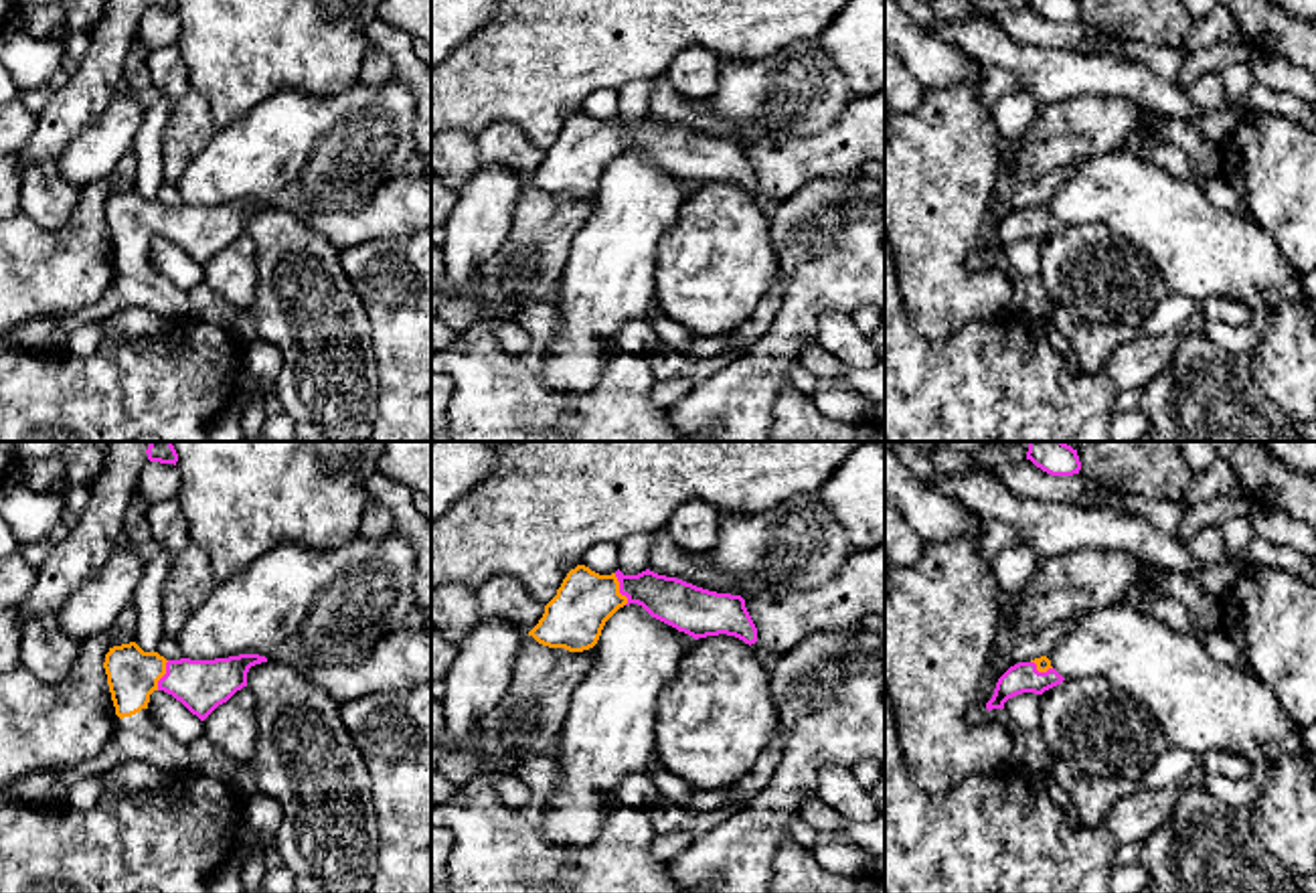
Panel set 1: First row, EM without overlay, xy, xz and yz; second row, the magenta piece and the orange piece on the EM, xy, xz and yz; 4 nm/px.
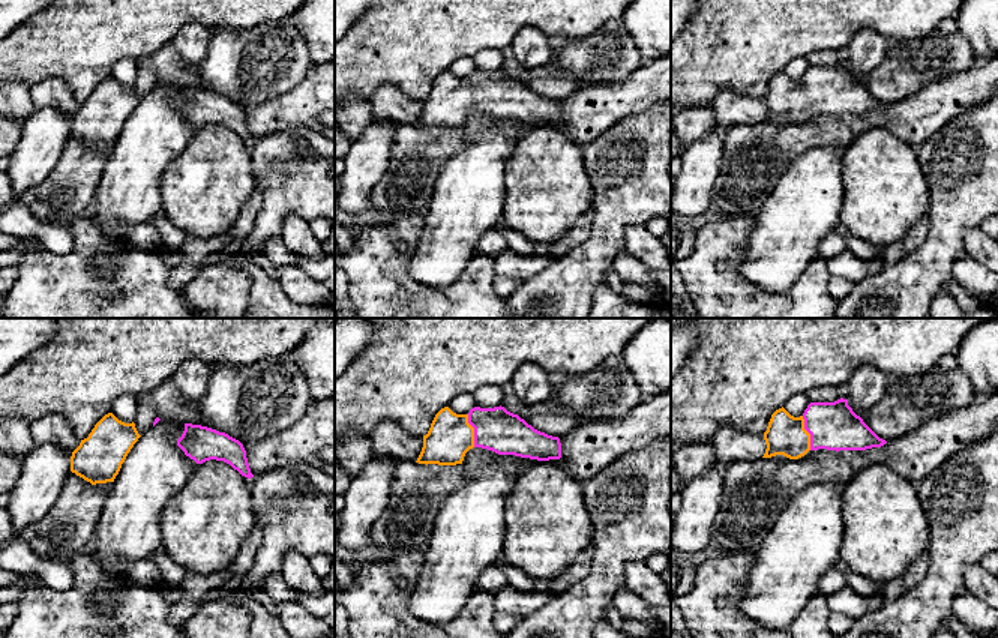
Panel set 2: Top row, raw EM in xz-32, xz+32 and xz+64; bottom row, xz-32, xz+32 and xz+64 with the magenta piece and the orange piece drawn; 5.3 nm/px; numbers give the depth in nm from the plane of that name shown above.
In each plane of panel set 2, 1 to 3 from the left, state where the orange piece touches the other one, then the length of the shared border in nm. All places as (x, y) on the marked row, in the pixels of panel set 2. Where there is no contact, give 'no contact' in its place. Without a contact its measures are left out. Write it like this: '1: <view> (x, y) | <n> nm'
1: no contact
2: xz+32 (474, 431) | 180 nm
3: xz+64 (808, 431) | 190 nm

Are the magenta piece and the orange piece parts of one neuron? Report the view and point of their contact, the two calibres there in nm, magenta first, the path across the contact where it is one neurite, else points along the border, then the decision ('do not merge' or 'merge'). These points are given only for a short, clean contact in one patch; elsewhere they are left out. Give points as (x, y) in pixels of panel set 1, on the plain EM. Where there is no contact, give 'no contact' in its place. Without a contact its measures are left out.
xz (620, 136) | 190/240 nm | across xz (675, 148), (650, 136), (620, 136), (594, 144), (573, 165) | merge

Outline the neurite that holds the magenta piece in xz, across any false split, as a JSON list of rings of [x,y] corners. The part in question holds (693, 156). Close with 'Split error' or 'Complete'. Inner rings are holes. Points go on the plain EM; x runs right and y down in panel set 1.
[[[585,111],[567,119],[528,182],[549,194],[583,198],[597,190],[605,168],[630,150],[694,186],[727,180],[749,192],[757,188],[757,174],[741,142],[709,138],[650,115],[599,121]]]. Split error

